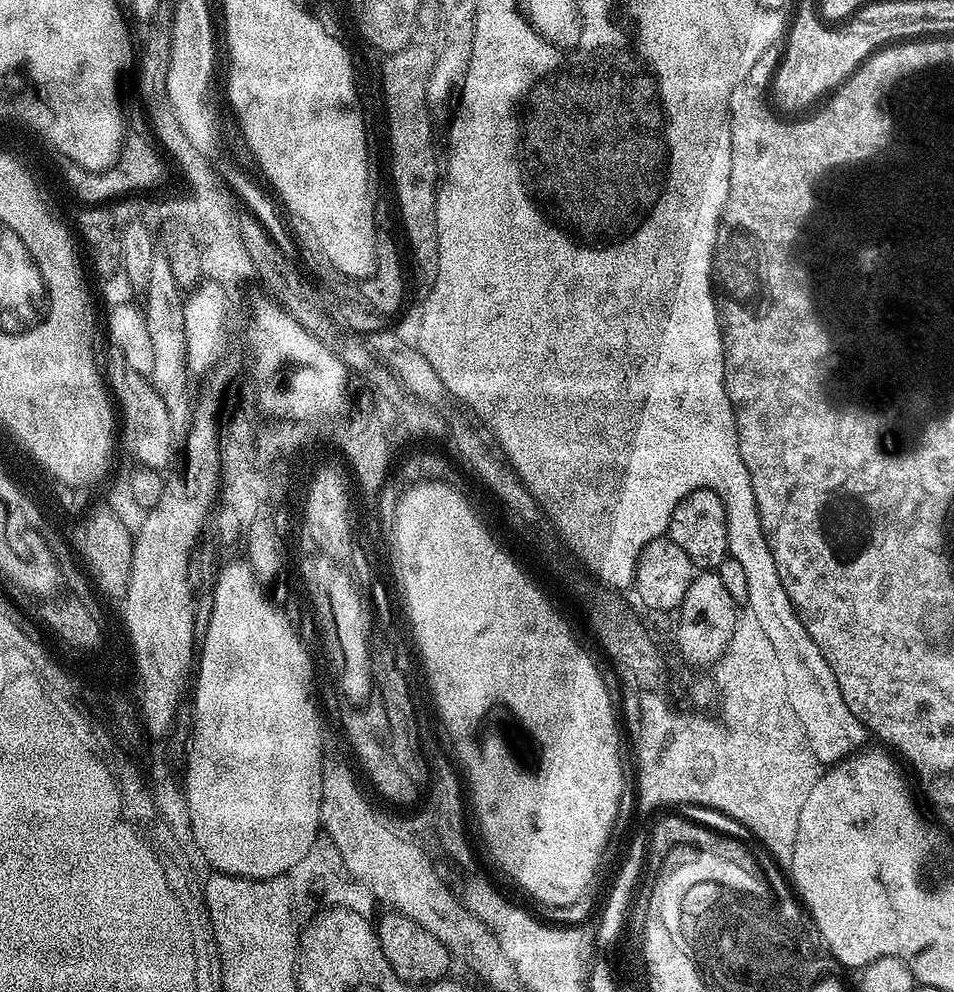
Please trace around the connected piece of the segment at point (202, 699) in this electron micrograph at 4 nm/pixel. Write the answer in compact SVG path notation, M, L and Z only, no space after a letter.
M221 567L212 590L210 601L213 604L213 617L210 618L210 628L199 645L198 667L194 672L194 711L190 716L190 747L186 752L188 769L182 772L183 796L188 804L196 851L201 853L215 871L227 872L231 876L267 875L300 860L310 842L316 841L312 837L312 828L316 828L320 822L320 817L316 815L316 796L320 796L322 762L326 749L320 745L320 716L316 713L315 702L312 701L312 660L308 657L299 634L292 629L291 622L264 597L265 589L253 582L248 572L232 576L228 567Z

